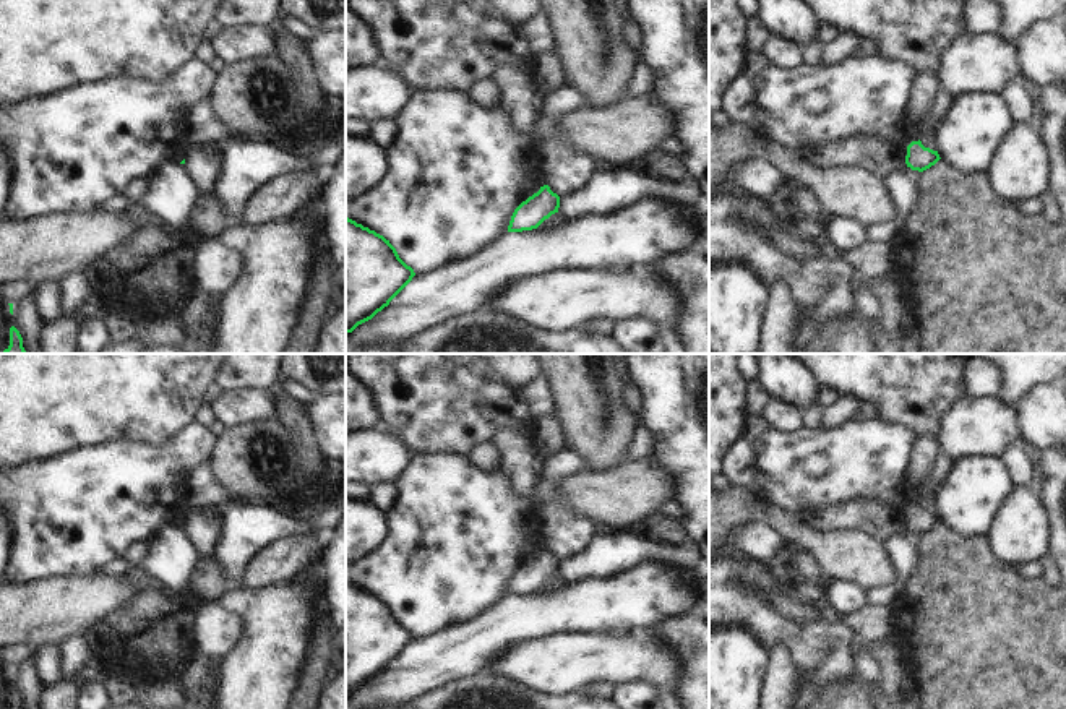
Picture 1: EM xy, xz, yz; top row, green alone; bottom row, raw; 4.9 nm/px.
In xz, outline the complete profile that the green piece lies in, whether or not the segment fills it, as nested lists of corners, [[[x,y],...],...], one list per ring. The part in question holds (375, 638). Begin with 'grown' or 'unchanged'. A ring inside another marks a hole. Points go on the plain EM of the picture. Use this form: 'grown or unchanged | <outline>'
unchanged | [[[346,579],[346,698],[388,670],[414,639],[389,604]]]

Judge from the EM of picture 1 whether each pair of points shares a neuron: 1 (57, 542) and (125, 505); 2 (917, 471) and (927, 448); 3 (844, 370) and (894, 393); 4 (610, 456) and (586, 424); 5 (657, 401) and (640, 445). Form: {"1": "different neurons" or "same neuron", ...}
{"1": "same neuron", "2": "same neuron", "3": "same neuron", "4": "same neuron", "5": "different neurons"}

